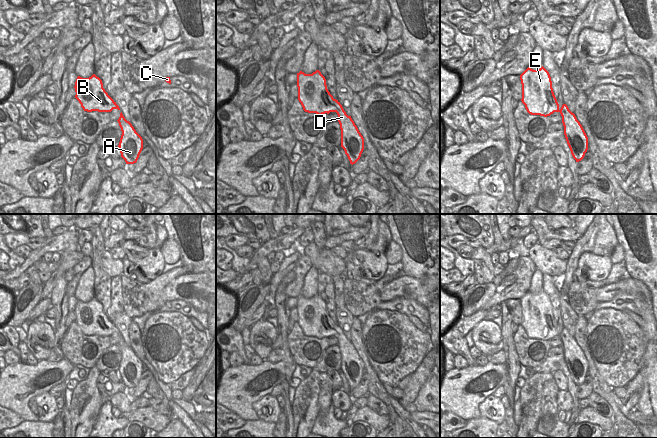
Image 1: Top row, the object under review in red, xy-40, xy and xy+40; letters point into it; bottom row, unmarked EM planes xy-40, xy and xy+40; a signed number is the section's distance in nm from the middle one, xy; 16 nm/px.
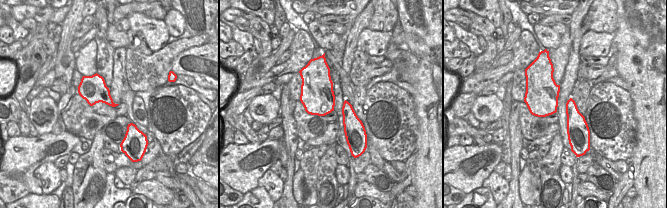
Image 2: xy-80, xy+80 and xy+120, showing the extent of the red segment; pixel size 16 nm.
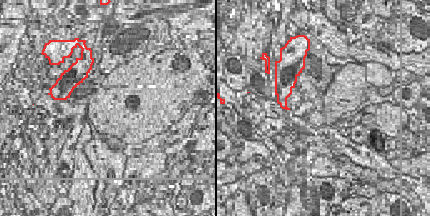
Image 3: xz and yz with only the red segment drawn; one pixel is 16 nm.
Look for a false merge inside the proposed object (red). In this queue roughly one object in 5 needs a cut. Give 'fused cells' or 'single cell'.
single cell

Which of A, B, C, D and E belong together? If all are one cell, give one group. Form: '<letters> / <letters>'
A B C D E

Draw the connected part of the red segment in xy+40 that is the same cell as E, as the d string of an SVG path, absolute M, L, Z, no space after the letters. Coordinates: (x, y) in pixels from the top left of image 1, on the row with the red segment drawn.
M542 66L538 70L527 68L521 75L522 103L531 115L550 116L559 112L562 116L564 135L576 162L581 161L588 150L588 137L566 104L559 107L552 88L549 72Z

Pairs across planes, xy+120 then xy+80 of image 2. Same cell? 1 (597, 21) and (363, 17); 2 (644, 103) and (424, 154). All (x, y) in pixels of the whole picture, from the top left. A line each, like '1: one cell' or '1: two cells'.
1: two cells
2: one cell

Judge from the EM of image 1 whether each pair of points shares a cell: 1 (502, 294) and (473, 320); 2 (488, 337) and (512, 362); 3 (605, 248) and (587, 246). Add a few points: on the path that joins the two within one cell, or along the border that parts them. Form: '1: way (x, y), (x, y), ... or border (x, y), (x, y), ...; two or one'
1: border (480, 309), (487, 310); two
2: border (500, 328), (502, 339); two
3: border (598, 224), (594, 246), (590, 251); two

